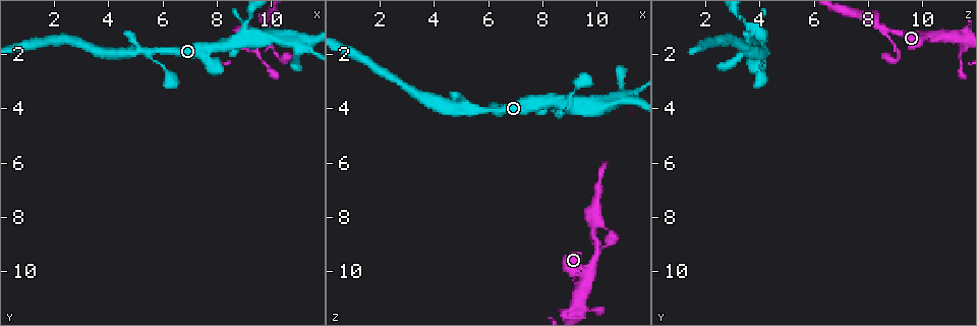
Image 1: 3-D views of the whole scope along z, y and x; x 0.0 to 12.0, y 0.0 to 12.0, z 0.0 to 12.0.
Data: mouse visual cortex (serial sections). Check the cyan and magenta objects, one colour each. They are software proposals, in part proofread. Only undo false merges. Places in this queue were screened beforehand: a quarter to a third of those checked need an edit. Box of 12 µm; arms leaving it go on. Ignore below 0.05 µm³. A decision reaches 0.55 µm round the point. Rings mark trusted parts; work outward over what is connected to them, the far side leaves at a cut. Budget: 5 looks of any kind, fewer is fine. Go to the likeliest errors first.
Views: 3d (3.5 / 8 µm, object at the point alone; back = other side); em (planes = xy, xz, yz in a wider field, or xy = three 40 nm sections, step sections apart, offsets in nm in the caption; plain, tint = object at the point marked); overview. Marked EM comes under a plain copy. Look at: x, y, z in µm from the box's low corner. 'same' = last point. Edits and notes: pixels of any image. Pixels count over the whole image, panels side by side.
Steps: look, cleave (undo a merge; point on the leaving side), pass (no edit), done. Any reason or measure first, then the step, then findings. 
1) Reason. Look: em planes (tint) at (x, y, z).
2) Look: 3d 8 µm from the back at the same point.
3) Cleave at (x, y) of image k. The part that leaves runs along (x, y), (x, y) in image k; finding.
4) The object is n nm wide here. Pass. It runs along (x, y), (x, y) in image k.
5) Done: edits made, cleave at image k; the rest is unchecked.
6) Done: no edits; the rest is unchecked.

Side arm on a straight run. Look: 3d 3.5 µm at (9.8, 1.1, 8.7).

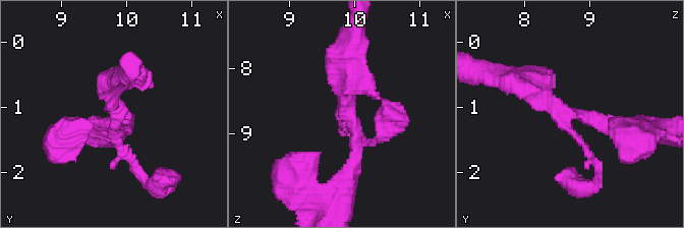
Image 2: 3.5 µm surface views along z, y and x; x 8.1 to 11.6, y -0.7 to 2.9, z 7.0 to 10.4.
3 arms meet here; the arms are 150, 200, 250 nm wide. Look: em xy step 1 (tint) at (9.85, 1.15, 8.65).

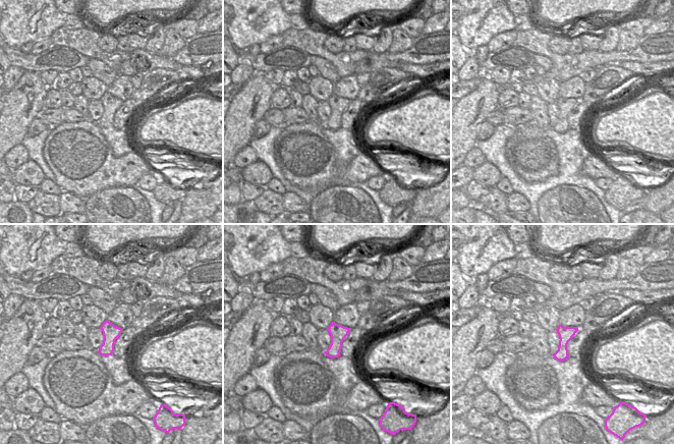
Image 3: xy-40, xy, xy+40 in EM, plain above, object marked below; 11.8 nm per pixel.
Pass. One cell here.

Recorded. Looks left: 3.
Two arms in line, one across. Look: em xy step 2 (tint) at (5.5, 1.9, 4.1).

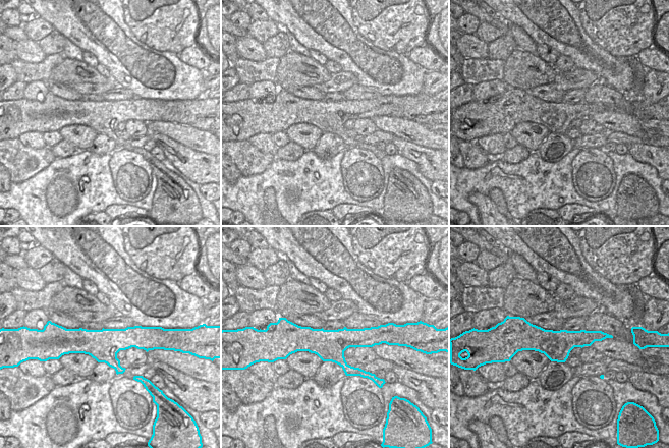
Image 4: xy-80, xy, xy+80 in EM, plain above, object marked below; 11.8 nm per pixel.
See where the arms go. Look: 3d 3.5 µm at the same point.

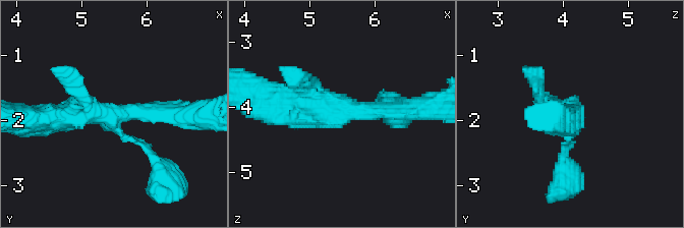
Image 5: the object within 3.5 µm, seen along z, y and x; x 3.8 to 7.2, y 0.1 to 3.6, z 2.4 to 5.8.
The object is 380 nm wide here. Pass. It runs along (291, 334), (300, 338), (379, 341) in image 4; continuous, no second cell.

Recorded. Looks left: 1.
Done: no edits; the rest is unchecked.

